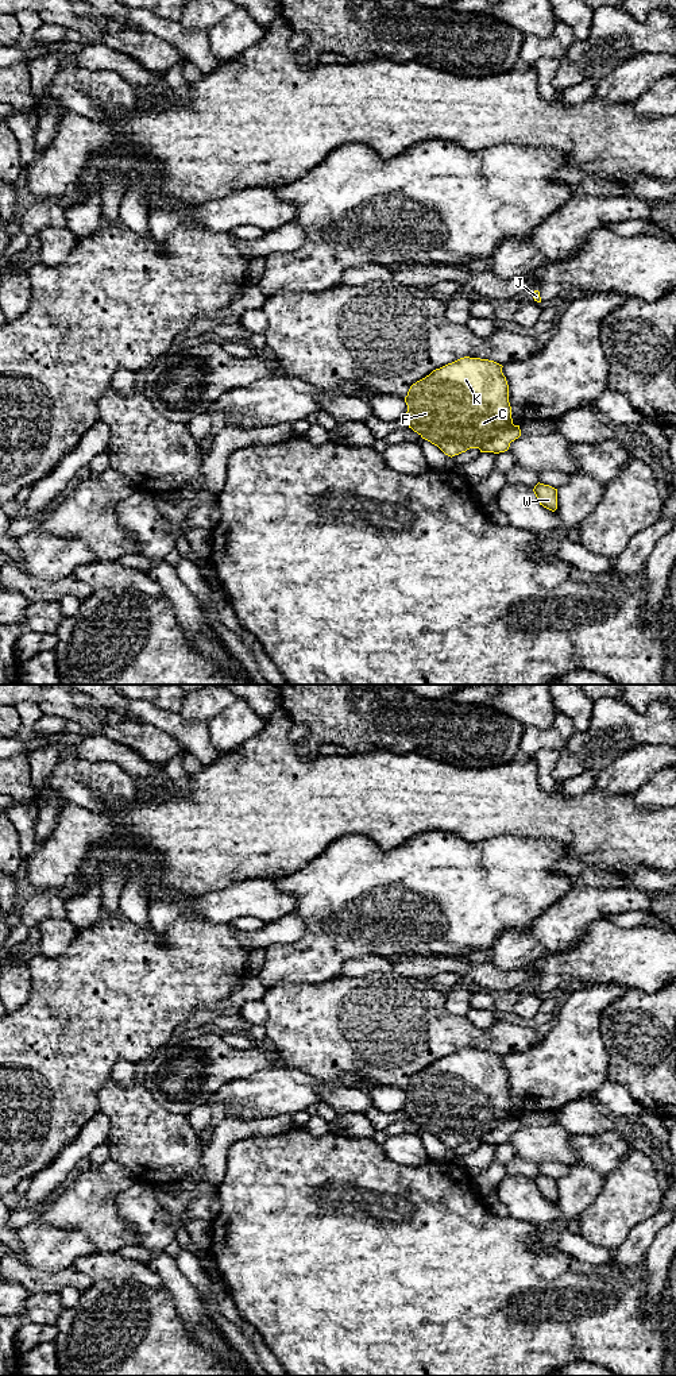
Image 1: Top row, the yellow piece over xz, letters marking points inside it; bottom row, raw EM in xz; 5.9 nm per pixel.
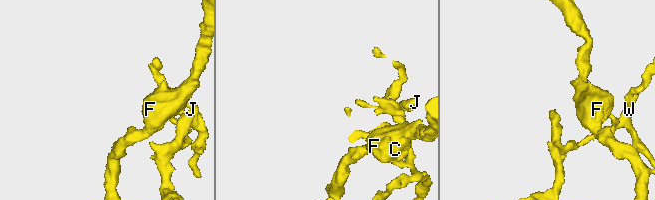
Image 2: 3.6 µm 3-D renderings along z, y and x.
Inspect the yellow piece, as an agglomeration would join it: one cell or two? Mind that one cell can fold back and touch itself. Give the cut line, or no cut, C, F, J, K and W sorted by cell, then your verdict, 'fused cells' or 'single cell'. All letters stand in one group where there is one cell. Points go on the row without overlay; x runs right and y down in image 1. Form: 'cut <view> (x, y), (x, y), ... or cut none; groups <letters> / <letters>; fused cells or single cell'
cut xz (513, 1116), (478, 1139); groups C F K / J W; fused cells

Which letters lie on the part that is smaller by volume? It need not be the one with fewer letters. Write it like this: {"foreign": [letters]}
{"foreign": ["J", "W"]}

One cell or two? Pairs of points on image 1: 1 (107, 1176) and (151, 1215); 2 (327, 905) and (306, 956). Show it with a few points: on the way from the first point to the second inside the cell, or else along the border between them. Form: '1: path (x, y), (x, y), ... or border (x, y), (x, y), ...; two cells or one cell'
1: border (136, 1180), (114, 1198), (116, 1211), (124, 1221); two cells
2: path (320, 917), (316, 921), (316, 944); one cell

